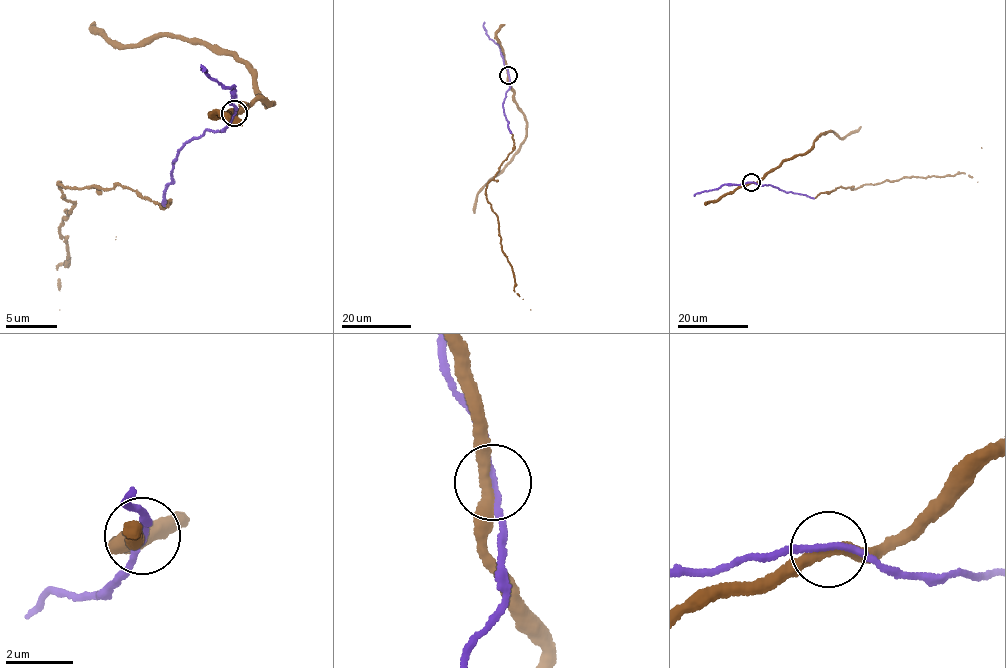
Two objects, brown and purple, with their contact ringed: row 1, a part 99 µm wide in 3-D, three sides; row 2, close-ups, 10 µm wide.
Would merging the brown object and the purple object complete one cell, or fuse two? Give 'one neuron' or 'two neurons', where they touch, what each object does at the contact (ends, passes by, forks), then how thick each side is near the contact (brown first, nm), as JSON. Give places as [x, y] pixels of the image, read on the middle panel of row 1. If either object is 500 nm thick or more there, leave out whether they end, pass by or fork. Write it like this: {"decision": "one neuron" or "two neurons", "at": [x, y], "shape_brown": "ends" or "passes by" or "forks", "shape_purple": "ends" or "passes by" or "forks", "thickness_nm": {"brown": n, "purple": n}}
{"decision": "one neuron", "at": [508, 75], "shape_brown": "passes by", "shape_purple": "passes by", "thickness_nm": {"brown": 320, "purple": 180}}

